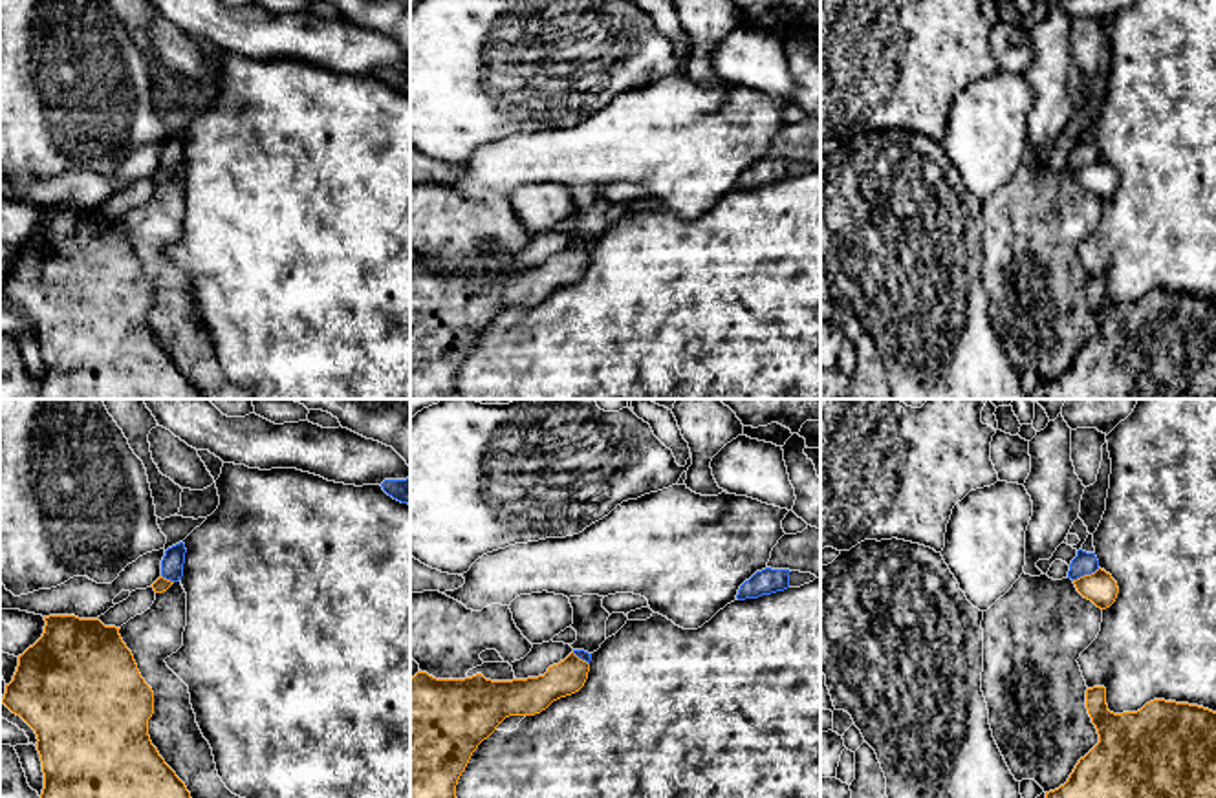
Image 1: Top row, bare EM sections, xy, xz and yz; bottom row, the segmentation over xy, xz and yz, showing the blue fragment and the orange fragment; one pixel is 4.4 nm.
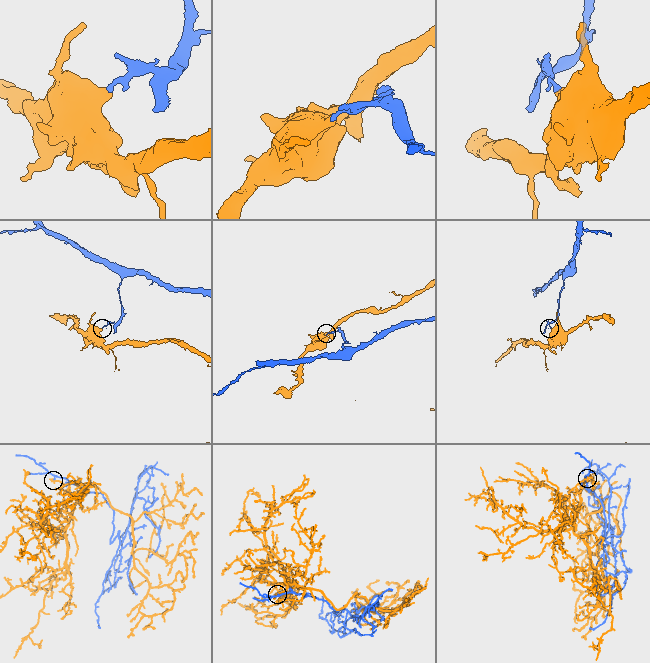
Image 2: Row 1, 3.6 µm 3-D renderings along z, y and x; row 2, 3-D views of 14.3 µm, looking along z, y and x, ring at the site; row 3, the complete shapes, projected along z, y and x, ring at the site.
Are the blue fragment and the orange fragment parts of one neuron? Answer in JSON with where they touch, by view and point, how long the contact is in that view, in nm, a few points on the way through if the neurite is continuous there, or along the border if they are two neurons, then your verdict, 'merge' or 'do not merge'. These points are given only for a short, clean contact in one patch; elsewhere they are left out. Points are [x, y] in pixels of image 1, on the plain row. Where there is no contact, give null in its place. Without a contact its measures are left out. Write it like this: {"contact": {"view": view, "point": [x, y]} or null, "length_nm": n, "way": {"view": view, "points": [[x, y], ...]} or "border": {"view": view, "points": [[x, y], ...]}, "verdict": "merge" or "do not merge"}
{"contact": {"view": "yz", "point": [1086, 163]}, "length_nm": 130, "border": {"view": "yz", "points": [[1099, 158], [1074, 171]]}, "verdict": "do not merge"}

